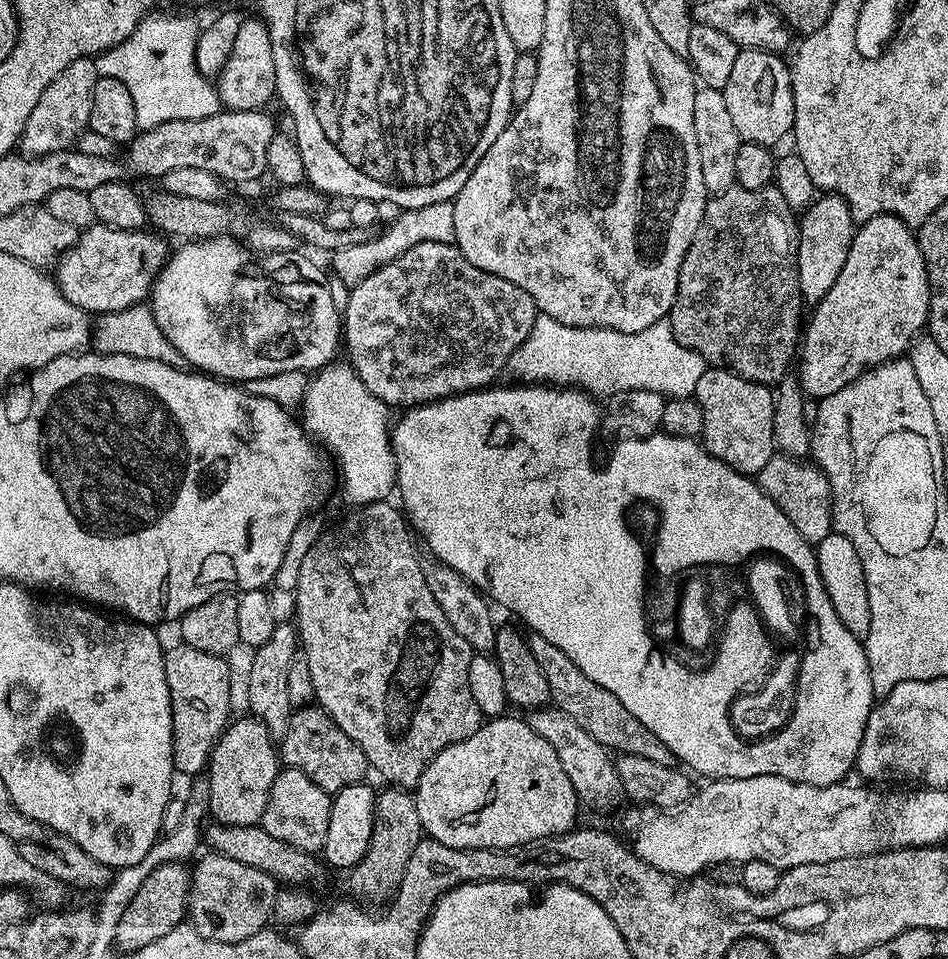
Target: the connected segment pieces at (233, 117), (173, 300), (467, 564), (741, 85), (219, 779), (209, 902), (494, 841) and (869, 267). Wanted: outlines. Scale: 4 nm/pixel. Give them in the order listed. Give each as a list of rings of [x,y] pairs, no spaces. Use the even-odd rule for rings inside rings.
[[[221,110],[201,120],[175,119],[145,127],[127,145],[128,168],[136,176],[156,178],[163,178],[178,166],[191,166],[194,170],[210,170],[225,182],[261,179],[266,172],[266,150],[278,132],[266,113]]]
[[[214,236],[209,240],[193,240],[181,243],[179,247],[180,249],[177,252],[175,249],[169,255],[164,268],[152,282],[150,307],[158,326],[162,330],[162,334],[166,334],[166,338],[172,343],[174,350],[178,350],[181,361],[185,365],[225,382],[247,382],[270,374],[282,374],[283,372],[312,374],[337,359],[336,351],[339,348],[341,351],[342,348],[342,315],[334,308],[329,285],[324,282],[320,284],[320,268],[314,261],[299,256],[299,251],[296,250],[270,252],[261,255],[259,258],[252,258],[256,260],[244,260],[245,245],[239,239],[230,236]]]
[[[524,384],[520,388],[478,388],[475,392],[461,392],[454,396],[445,396],[442,400],[433,400],[430,404],[417,404],[409,407],[400,421],[395,421],[390,432],[392,453],[396,455],[396,488],[399,503],[406,513],[406,519],[422,539],[428,543],[427,551],[446,566],[450,566],[460,576],[468,579],[481,592],[490,594],[497,605],[509,608],[516,616],[521,616],[532,627],[537,636],[546,638],[586,674],[594,678],[598,686],[610,690],[646,730],[658,734],[662,742],[677,758],[685,769],[697,772],[708,780],[733,780],[751,776],[781,776],[799,784],[830,786],[841,783],[849,771],[853,771],[858,746],[866,730],[866,722],[874,707],[870,666],[864,653],[861,637],[850,634],[842,626],[842,618],[834,614],[834,606],[822,586],[818,574],[816,554],[813,545],[802,538],[797,528],[772,507],[766,506],[768,495],[760,489],[759,483],[751,476],[735,472],[726,462],[714,458],[704,449],[703,443],[687,436],[670,436],[661,430],[652,436],[639,438],[620,438],[615,442],[616,449],[608,456],[604,468],[596,468],[592,461],[592,443],[596,440],[596,427],[602,424],[602,408],[589,393],[571,386],[545,386],[543,384]],[[772,580],[786,580],[790,586],[801,586],[810,597],[812,608],[812,628],[810,644],[804,659],[804,677],[800,680],[798,707],[790,716],[790,724],[784,736],[766,744],[756,744],[756,748],[744,748],[732,732],[728,732],[728,723],[724,721],[724,704],[740,688],[740,683],[751,680],[754,670],[762,666],[762,646],[764,637],[761,628],[756,628],[756,615],[748,612],[746,593],[748,588],[767,586],[772,588]]]
[[[745,48],[734,62],[730,82],[722,89],[726,98],[726,110],[734,121],[741,141],[750,144],[776,146],[785,135],[791,133],[794,122],[794,98],[792,97],[792,73],[775,52],[763,52],[757,48]]]
[[[255,716],[245,717],[245,720],[233,719],[229,723],[208,760],[208,812],[217,824],[259,825],[264,819],[268,791],[274,786],[278,771],[278,748],[272,733]]]
[[[201,855],[190,872],[187,919],[205,939],[234,943],[269,927],[278,891],[277,881],[254,866],[246,866],[229,856]]]
[[[511,714],[489,719],[487,722],[481,723],[479,730],[474,734],[470,734],[470,738],[466,738],[457,744],[446,746],[446,750],[442,750],[426,766],[422,778],[416,783],[414,799],[423,835],[442,842],[442,846],[450,846],[451,848],[502,848],[505,850],[518,850],[523,844],[534,844],[541,840],[548,840],[552,836],[562,836],[566,832],[573,831],[578,824],[578,821],[576,821],[578,797],[574,786],[570,786],[570,778],[566,778],[566,770],[562,770],[562,762],[558,762],[558,758],[554,754],[554,746],[550,746],[550,742],[546,738],[542,738],[542,734],[538,734],[533,730],[528,724],[527,719],[520,717],[519,720],[518,717],[511,716]]]
[[[875,216],[863,221],[855,229],[850,254],[846,254],[846,266],[842,266],[838,282],[834,282],[824,299],[811,309],[812,321],[809,324],[807,321],[802,332],[798,379],[805,397],[823,398],[834,394],[854,382],[864,371],[903,357],[925,331],[929,302],[926,262],[922,258],[917,233],[896,216]]]

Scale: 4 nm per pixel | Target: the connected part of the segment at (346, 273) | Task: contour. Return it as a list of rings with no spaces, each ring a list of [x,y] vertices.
[[[451,200],[446,202],[434,202],[434,206],[422,206],[421,208],[409,208],[399,213],[400,217],[389,226],[388,229],[381,231],[370,242],[359,243],[358,246],[348,249],[340,249],[331,253],[332,268],[337,277],[352,286],[356,281],[364,279],[370,275],[376,268],[381,268],[384,264],[390,263],[398,254],[402,254],[406,250],[410,250],[410,246],[418,246],[418,242],[442,242],[450,244],[454,241],[454,206]]]

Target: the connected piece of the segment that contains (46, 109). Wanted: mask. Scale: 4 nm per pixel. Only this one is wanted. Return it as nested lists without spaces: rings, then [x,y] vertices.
[[[83,56],[70,62],[70,66],[66,66],[66,70],[62,70],[62,74],[58,74],[58,78],[54,78],[54,82],[46,86],[46,90],[42,90],[38,106],[30,110],[30,118],[26,118],[24,132],[20,135],[19,151],[26,156],[69,151],[88,128],[97,79],[94,59]]]

